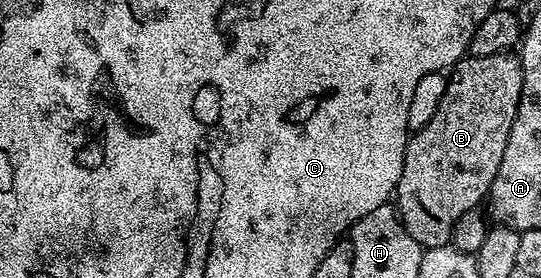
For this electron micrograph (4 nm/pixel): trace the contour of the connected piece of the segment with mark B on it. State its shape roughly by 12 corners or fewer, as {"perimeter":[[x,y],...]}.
{"perimeter":[[510,52],[454,65],[396,189],[423,249],[487,199],[522,97]]}

